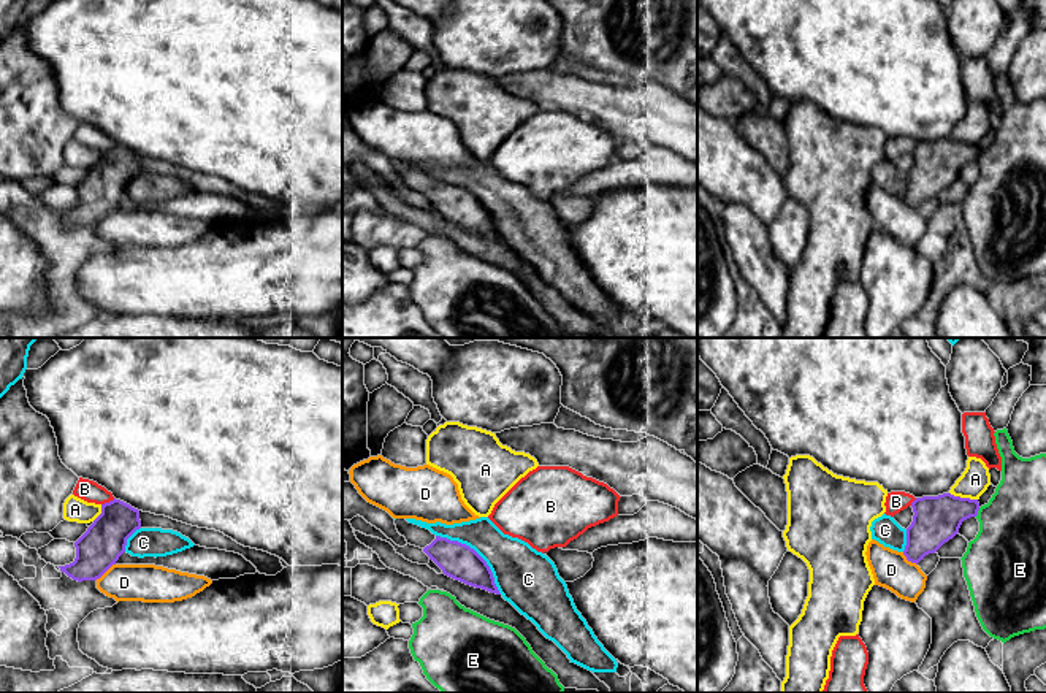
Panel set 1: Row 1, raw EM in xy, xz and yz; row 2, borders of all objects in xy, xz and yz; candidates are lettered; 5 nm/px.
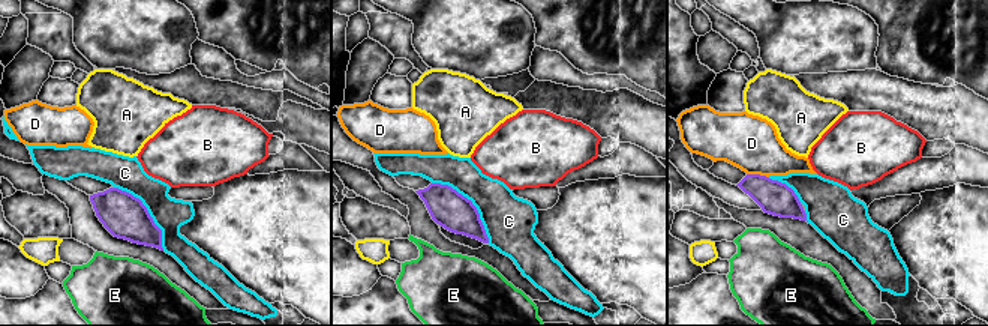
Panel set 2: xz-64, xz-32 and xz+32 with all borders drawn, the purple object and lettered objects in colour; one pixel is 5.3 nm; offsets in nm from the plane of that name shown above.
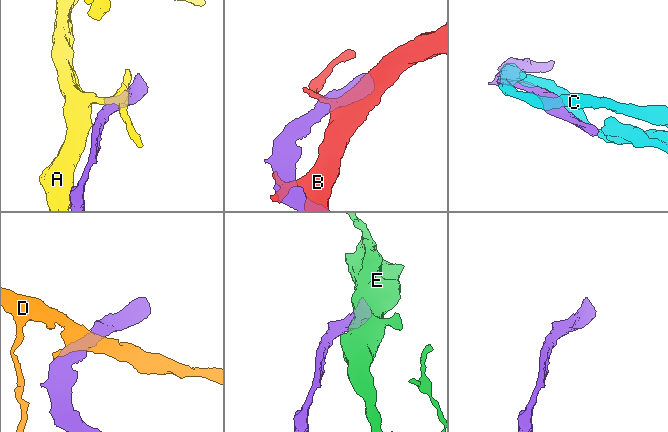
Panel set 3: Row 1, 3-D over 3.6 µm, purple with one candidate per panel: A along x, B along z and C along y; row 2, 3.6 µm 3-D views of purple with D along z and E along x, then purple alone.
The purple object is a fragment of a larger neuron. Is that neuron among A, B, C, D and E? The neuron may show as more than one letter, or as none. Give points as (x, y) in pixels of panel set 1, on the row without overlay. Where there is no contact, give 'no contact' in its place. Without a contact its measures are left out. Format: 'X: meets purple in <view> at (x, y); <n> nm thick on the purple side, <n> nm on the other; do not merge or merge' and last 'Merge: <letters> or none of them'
A: meets purple in yz at (964, 143); 240 nm thick on the purple side, 150 nm on the other; do not merge
B: meets purple in xy at (110, 146); 220 nm thick on the purple side, 110 nm on the other; do not merge
C: meets purple in xz at (477, 199); 180 nm thick on the purple side, 280 nm on the other; merge
D: meets purple in xy at (105, 216); 220 nm thick on the purple side, 190 nm on the other; do not merge
E: meets purple in yz at (977, 157); 240 nm thick on the purple side, 360 nm on the other; do not merge
Merge: C

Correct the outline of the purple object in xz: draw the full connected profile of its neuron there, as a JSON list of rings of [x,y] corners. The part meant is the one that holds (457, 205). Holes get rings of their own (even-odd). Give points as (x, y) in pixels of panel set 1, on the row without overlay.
[[[488,162],[445,170],[406,163],[409,168],[429,174],[436,184],[423,193],[445,220],[466,230],[501,239],[537,274],[553,285],[571,304],[593,317],[617,317],[617,304],[597,285],[586,265],[577,255],[566,227],[555,208],[528,187],[504,179]]]

